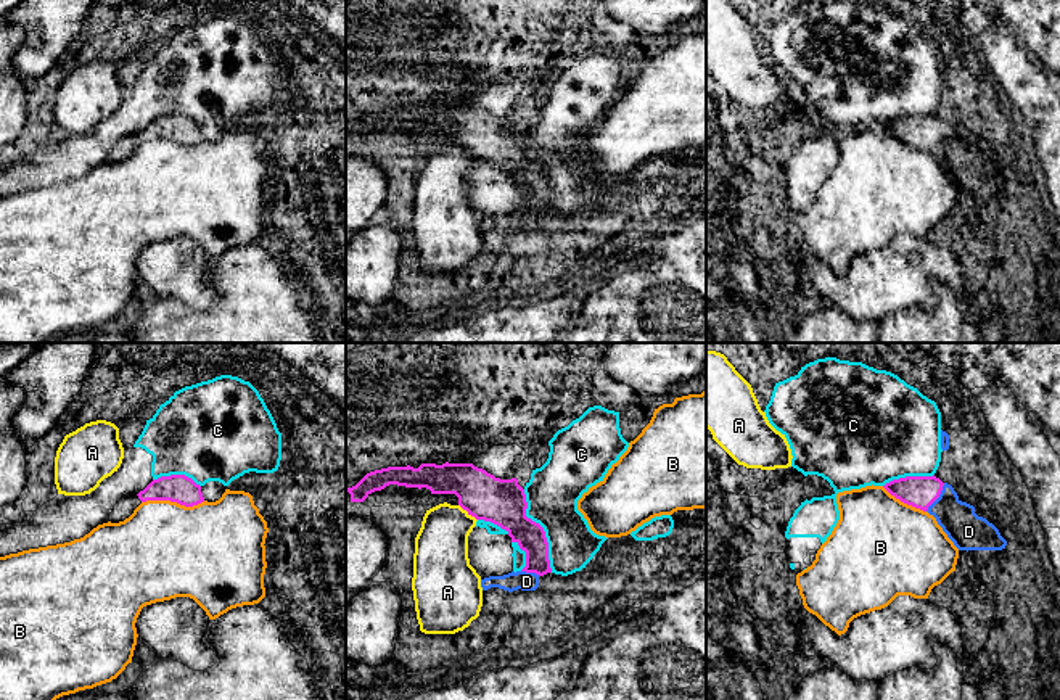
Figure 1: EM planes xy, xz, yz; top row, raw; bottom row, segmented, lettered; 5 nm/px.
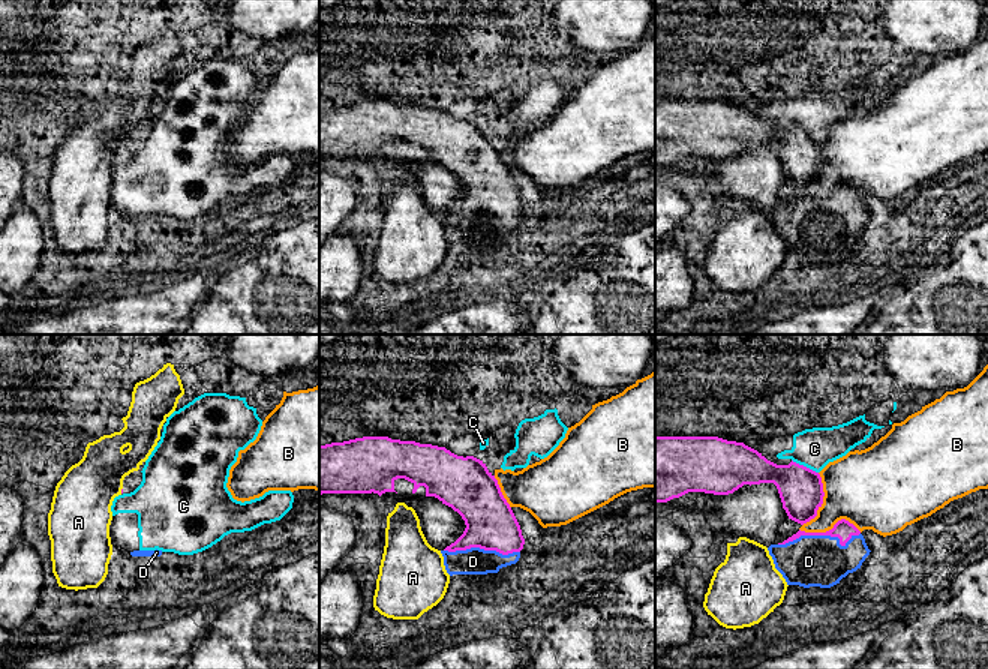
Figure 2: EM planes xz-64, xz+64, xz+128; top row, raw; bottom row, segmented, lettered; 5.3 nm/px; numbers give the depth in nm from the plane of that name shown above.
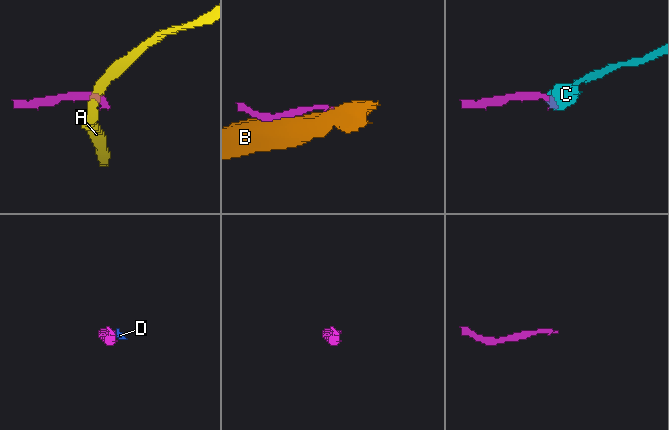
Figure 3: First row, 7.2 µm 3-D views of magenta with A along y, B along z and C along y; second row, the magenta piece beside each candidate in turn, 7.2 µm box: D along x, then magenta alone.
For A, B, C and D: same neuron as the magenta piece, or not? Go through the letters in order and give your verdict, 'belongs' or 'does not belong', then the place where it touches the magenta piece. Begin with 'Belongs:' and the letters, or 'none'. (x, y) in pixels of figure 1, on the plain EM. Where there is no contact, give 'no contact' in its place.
Belongs: D
A: does not belong | xz (468, 152)
B: does not belong | xy (172, 140)
C: does not belong | xz (542, 169)
D: belongs | yz (938, 135)

